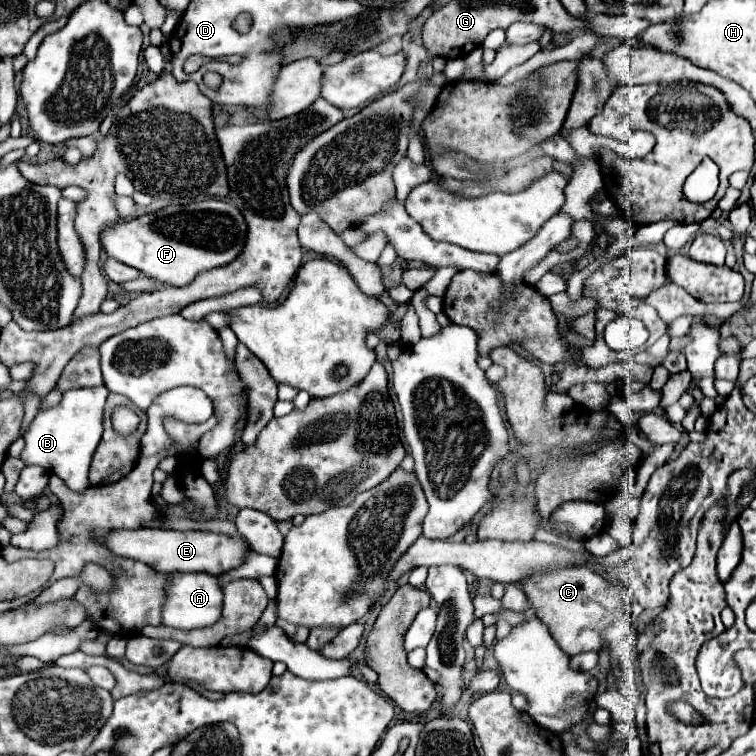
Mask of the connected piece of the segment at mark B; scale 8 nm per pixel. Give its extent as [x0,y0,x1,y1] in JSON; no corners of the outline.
[19,385,109,491]

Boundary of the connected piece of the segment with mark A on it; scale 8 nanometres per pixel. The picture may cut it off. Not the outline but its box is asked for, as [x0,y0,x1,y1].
[163,573,223,629]

